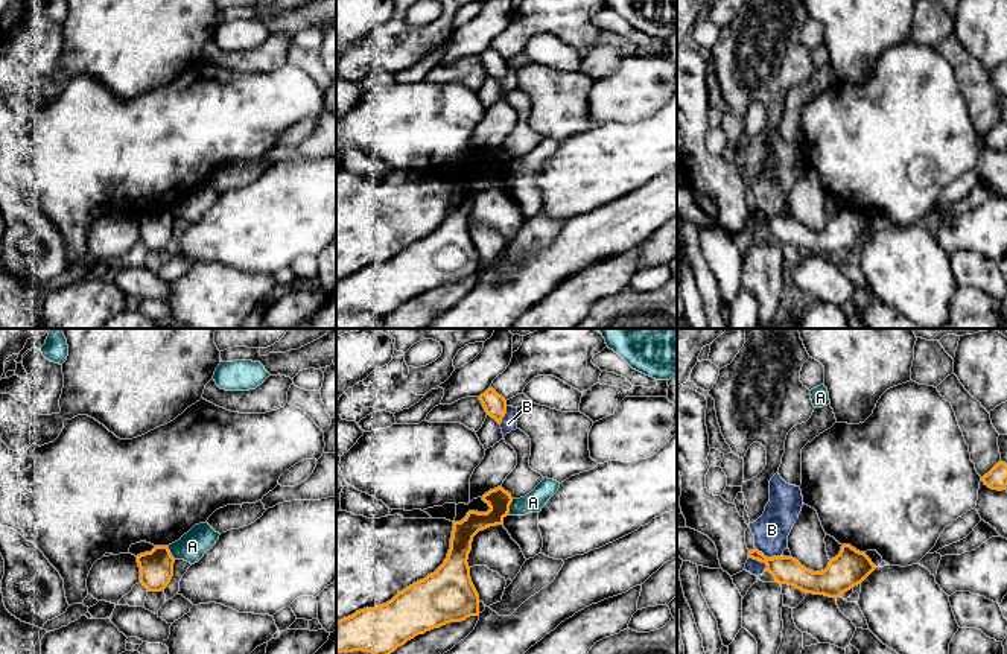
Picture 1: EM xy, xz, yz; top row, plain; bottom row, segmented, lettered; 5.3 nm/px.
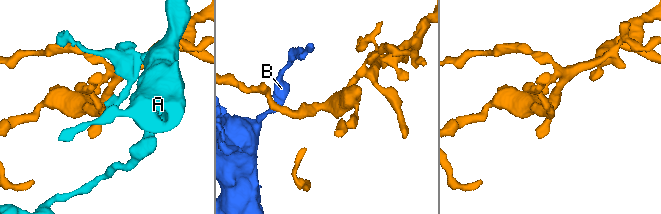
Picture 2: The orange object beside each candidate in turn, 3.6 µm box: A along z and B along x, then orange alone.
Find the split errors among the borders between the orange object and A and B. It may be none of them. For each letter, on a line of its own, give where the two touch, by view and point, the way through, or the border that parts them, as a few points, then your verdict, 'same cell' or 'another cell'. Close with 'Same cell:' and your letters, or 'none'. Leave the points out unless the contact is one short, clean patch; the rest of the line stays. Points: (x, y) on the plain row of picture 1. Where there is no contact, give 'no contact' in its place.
A: contact xz (508, 166); another cell
B: contact yz (767, 216); border yz (756, 207), (768, 216), (781, 215); another cell
Same cell: none

